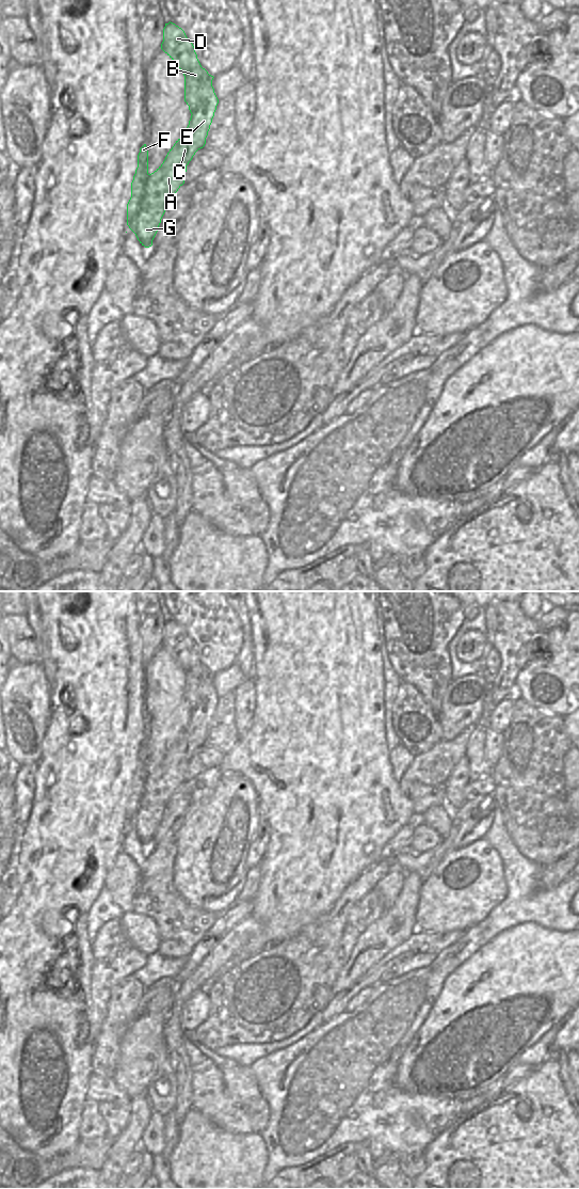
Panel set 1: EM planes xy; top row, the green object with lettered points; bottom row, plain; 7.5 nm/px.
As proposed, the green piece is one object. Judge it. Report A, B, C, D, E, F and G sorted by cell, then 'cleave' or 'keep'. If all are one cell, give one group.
A C E G / B D F; cleave

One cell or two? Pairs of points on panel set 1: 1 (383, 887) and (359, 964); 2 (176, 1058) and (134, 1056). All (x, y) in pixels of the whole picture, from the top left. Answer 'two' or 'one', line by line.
1: two
2: two

